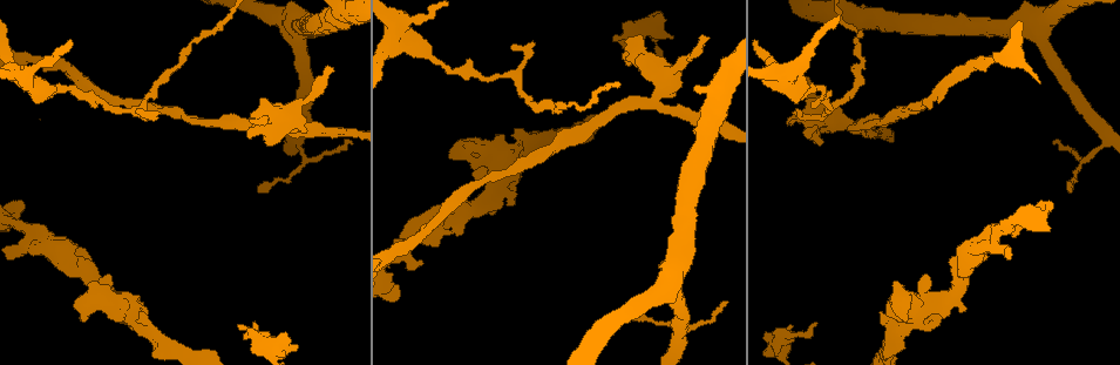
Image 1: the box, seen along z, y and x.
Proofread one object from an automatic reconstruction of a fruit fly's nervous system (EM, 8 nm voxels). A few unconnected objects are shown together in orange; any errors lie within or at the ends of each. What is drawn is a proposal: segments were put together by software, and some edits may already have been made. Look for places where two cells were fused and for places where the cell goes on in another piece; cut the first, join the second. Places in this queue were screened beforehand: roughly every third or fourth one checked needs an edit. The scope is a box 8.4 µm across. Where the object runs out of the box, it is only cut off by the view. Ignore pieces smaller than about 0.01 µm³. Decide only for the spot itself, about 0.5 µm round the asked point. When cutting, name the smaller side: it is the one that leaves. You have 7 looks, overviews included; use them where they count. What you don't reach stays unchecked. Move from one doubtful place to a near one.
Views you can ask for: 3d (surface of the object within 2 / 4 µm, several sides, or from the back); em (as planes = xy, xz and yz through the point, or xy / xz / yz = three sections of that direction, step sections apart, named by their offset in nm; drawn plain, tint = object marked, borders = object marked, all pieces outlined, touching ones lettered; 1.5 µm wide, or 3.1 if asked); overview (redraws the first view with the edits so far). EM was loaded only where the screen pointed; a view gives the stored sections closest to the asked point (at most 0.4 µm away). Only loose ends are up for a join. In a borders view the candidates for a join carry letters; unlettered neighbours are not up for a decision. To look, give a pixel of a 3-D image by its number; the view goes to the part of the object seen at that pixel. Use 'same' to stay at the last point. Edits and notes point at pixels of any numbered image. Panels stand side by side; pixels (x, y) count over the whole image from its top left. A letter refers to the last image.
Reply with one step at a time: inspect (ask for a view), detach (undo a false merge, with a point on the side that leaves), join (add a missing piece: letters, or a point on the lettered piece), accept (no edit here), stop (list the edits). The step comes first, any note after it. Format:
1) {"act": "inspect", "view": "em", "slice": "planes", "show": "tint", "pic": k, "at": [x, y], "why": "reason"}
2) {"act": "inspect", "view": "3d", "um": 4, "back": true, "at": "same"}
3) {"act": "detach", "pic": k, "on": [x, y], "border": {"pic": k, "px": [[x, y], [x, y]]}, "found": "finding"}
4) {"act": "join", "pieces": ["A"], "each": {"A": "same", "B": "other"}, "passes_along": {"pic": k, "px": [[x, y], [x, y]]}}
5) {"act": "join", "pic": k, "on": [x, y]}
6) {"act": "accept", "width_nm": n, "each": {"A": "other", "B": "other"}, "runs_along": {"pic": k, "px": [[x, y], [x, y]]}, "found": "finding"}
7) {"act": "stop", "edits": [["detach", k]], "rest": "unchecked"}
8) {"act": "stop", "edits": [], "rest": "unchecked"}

{"act": "inspect", "view": "em", "slice": "planes", "show": "borders", "pic": 1, "at": [332, 67], "why": "tapers out"}

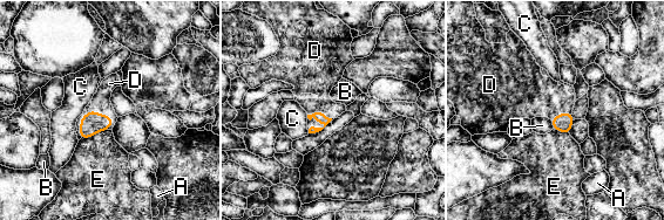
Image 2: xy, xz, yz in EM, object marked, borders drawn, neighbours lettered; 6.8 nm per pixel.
{"act": "join", "pieces": ["D"], "each": {"A": "other", "B": "other", "C": "other", "D": "same", "E": "other"}, "passes_along": {"pic": 2, "px": [[320, 116], [319, 111], [317, 75]]}, "found": "it goes on there"}

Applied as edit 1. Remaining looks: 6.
{"act": "inspect", "view": "em", "slice": "planes", "show": "tint", "pic": 1, "at": [796, 109], "why": "free end"}

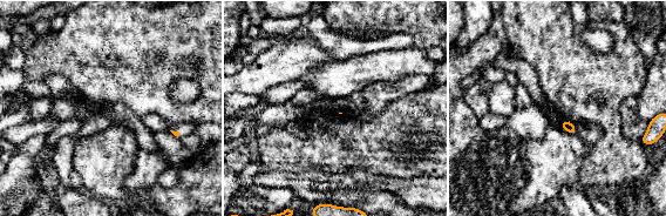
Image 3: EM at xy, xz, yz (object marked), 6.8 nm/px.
{"act": "inspect", "view": "em", "slice": "planes", "show": "borders", "at": "same", "why": "see the neighbours"}

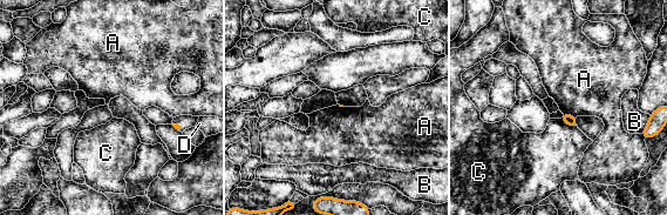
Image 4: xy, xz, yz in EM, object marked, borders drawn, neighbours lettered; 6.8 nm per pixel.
{"act": "accept", "each": {"A": "other", "B": "other", "C": "other", "D": "other"}, "found": "none of them fits"}

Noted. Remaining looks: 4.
{"act": "stop", "edits": [["join", 2]], "rest": "unchecked"}

